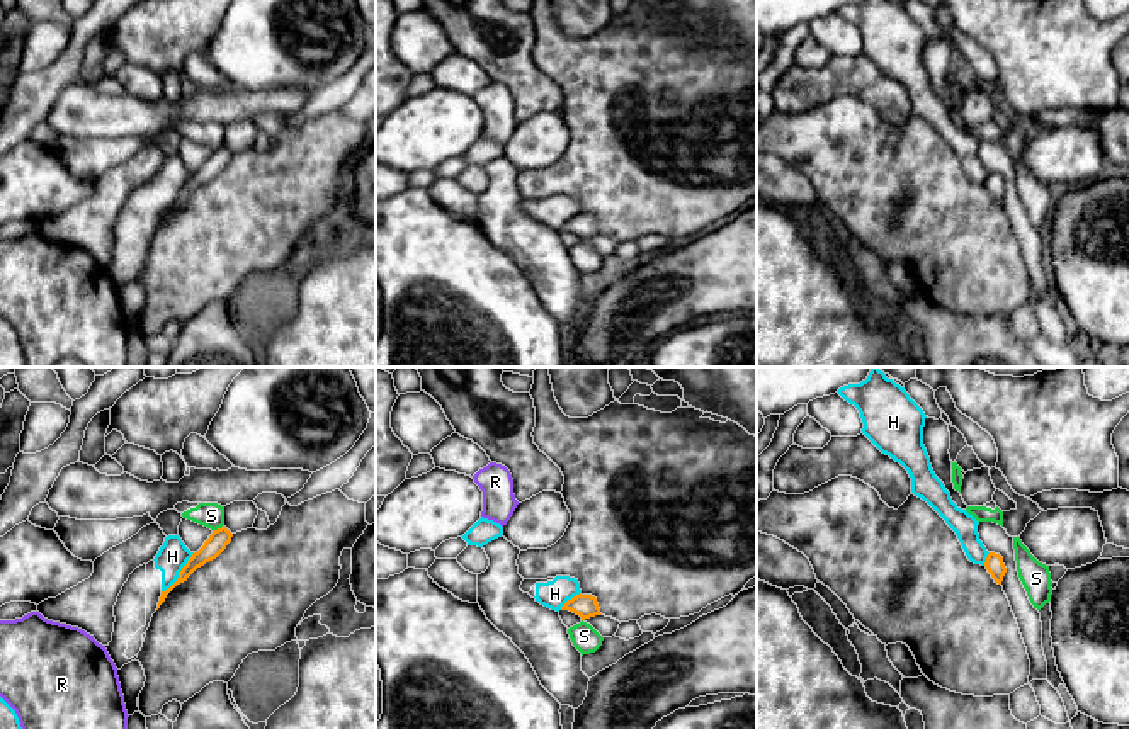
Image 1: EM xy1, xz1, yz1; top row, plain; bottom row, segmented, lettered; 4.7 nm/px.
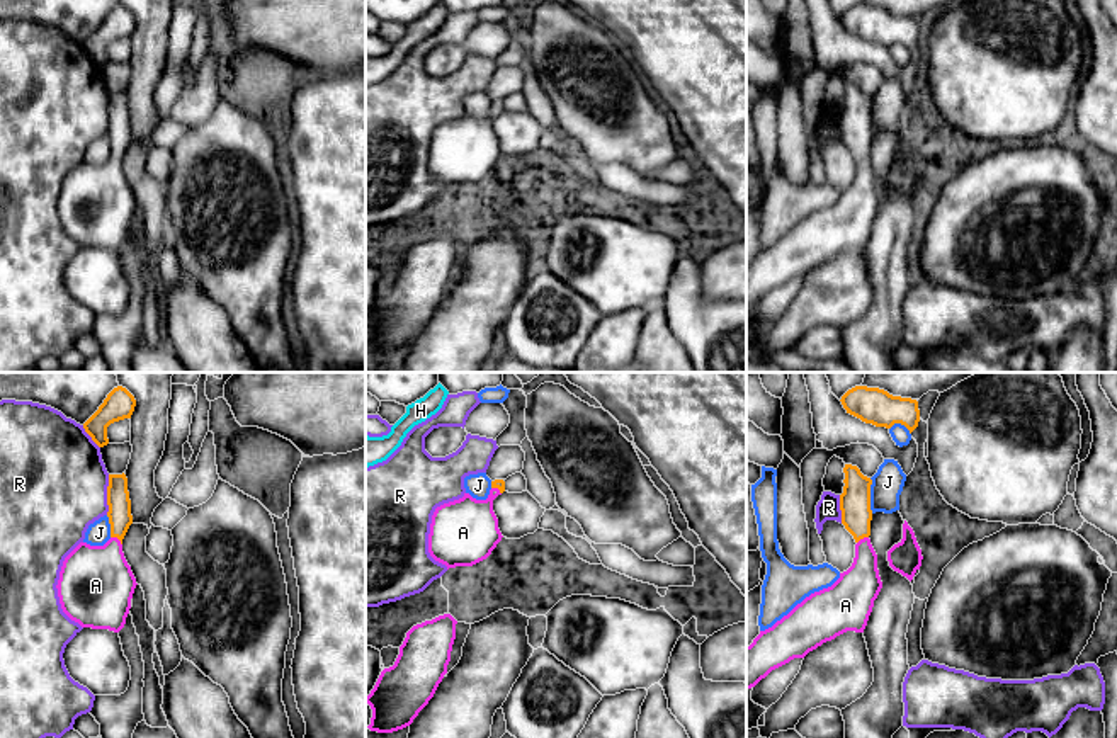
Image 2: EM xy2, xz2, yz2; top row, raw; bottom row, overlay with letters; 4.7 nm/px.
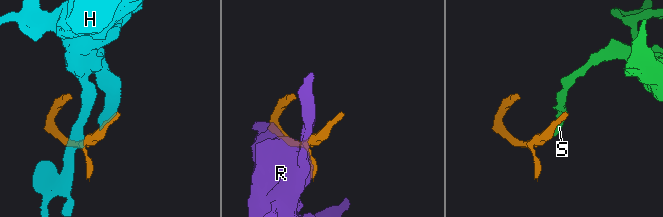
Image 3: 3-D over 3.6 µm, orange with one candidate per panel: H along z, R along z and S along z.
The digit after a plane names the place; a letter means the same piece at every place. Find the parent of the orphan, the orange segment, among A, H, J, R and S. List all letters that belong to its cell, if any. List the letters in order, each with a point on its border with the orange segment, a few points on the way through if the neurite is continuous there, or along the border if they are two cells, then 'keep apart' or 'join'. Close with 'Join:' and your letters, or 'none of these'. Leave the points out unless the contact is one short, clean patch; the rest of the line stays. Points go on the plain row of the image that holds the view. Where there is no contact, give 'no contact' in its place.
A: meets orange in xy2 at (118, 157); border along xy2 (111, 155), (121, 164); keep apart
H: meets orange in xy1 at (179, 192); border along xy1 (194, 172), (179, 196), (162, 211); keep apart
J: meets orange in yz2 at (869, 114); keep apart
R: meets orange in xy2 at (107, 114); keep apart
S: meets orange in xy1 at (218, 148); join
Join: S

